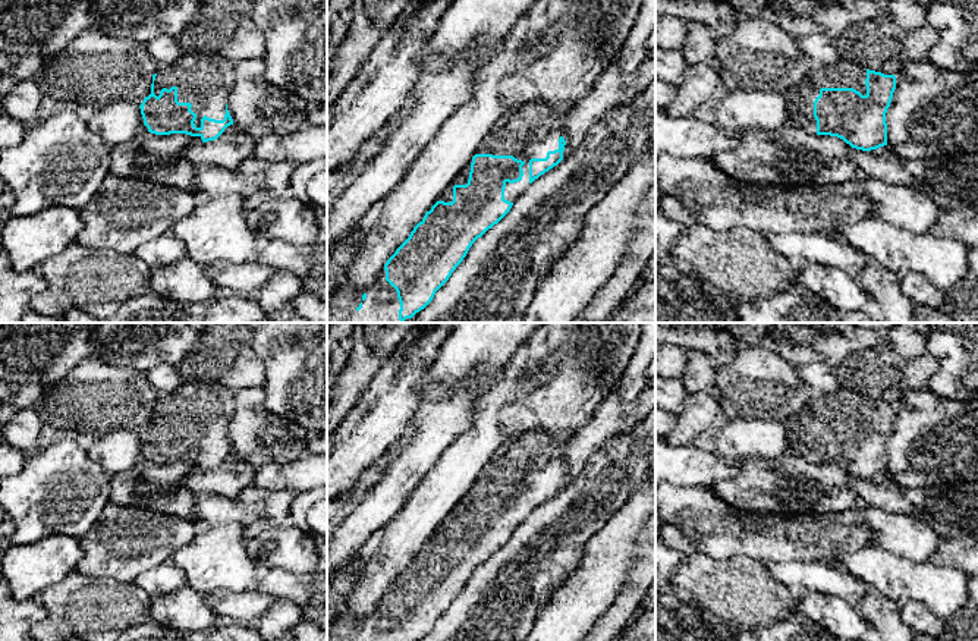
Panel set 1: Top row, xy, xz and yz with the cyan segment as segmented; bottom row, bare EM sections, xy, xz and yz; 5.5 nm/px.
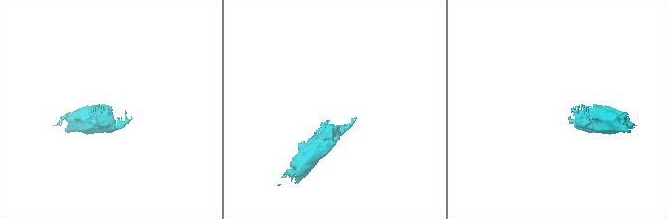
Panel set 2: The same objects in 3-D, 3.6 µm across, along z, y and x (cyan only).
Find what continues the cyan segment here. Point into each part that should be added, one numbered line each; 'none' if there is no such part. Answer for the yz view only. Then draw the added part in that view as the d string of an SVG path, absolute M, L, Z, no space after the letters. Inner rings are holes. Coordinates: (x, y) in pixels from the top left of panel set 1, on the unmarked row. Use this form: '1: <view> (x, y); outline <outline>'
1: yz (799, 430); outline M849 389L834 393L815 393L801 415L790 418L784 425L789 452L812 464L817 462L814 430L821 417L853 417L867 424L867 396Z

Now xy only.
1: xy (204, 409); outline M188 381L174 390L160 395L154 422L158 425L163 417L177 417L177 430L191 431L196 443L195 455L201 456L204 444L223 449L227 424L235 409L235 389L223 384Z

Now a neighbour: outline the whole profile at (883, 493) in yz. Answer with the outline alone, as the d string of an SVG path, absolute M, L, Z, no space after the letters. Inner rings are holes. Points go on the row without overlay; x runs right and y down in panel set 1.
M887 474L871 480L852 477L849 487L862 503L896 515L911 515L912 505L902 496L902 487Z

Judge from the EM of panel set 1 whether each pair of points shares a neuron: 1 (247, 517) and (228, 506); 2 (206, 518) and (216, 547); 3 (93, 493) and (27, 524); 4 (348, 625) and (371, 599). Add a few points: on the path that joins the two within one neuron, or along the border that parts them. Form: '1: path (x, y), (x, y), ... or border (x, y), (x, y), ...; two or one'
1: path (242, 514), (232, 511); one
2: border (242, 525), (217, 524), (200, 530); two
3: path (76, 493), (57, 493), (43, 508); one
4: path (351, 619), (365, 605); one

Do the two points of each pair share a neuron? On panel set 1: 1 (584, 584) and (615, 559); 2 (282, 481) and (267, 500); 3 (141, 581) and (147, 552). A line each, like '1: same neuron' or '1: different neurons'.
1: same neuron
2: different neurons
3: different neurons

